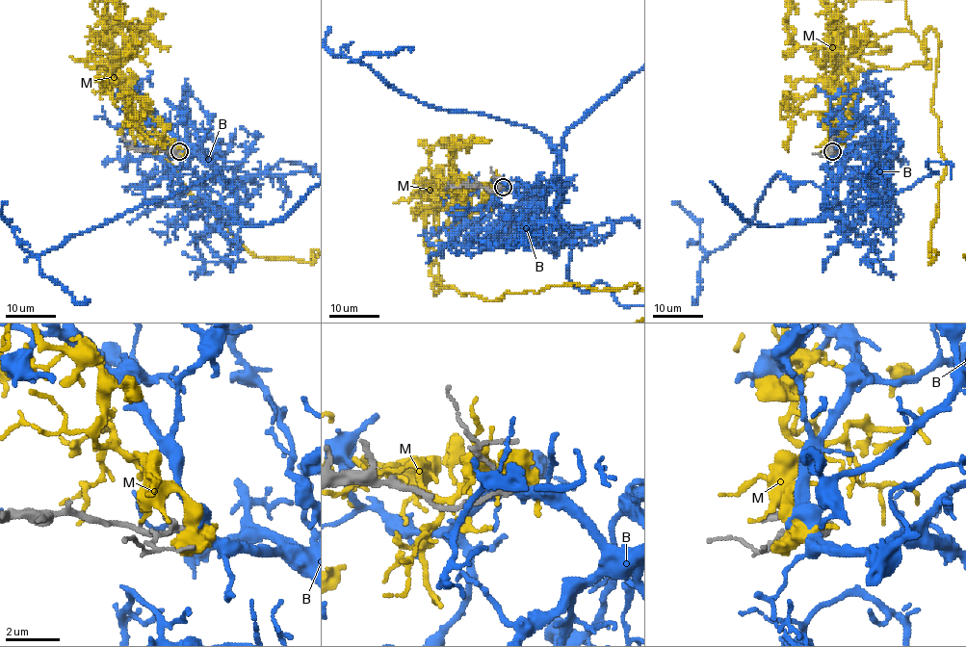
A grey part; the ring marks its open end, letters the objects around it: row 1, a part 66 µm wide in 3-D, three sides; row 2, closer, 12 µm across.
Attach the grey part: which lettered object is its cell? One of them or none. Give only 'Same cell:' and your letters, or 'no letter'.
Same cell: B

